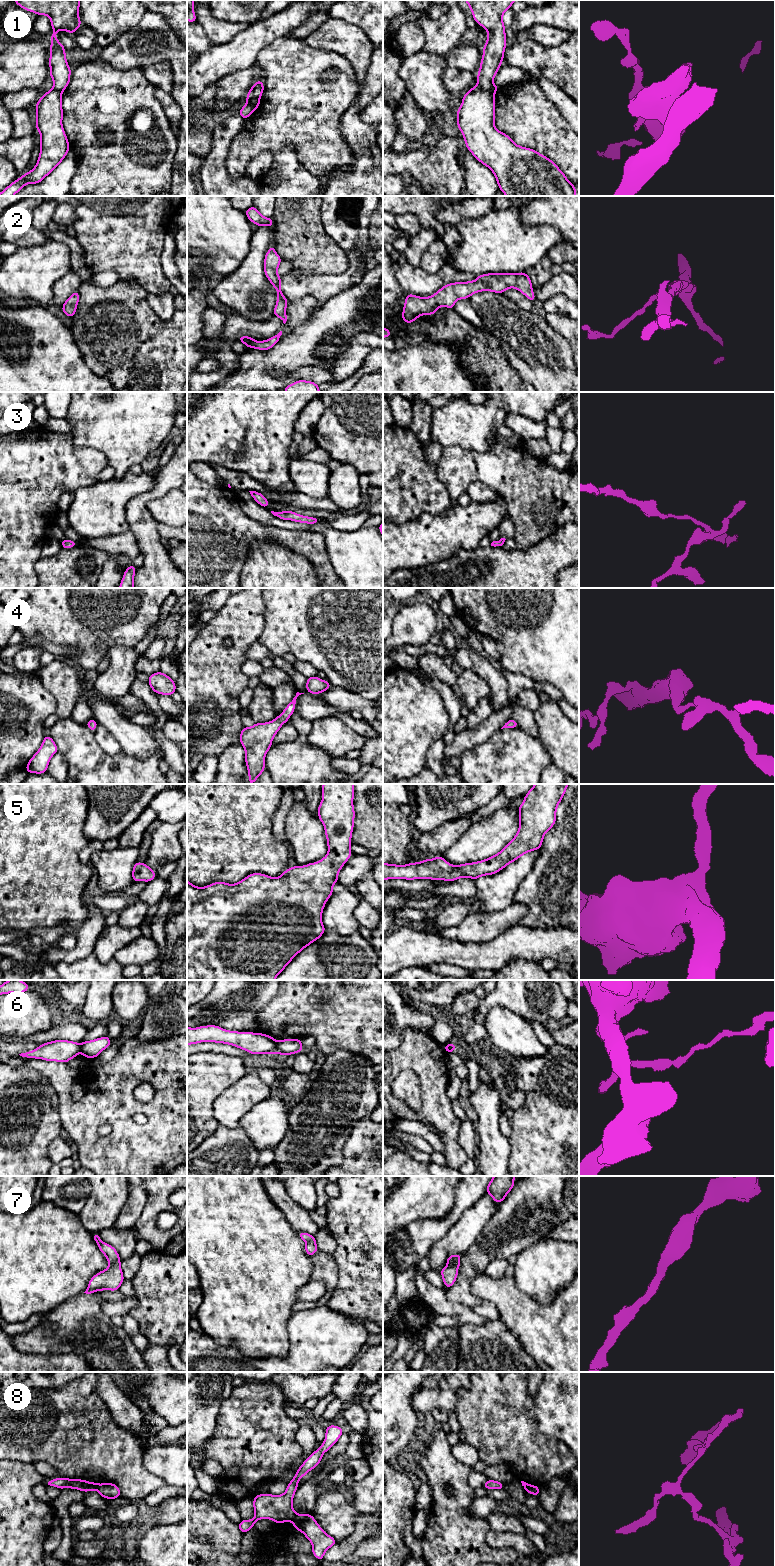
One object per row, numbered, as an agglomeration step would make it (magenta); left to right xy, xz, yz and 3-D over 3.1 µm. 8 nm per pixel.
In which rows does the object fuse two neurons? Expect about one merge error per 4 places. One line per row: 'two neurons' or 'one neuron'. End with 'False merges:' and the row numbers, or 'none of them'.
1: two neurons
2: one neuron
3: one neuron
4: one neuron
5: one neuron
6: two neurons
7: one neuron
8: two neurons
False merges: 1, 6, 8

